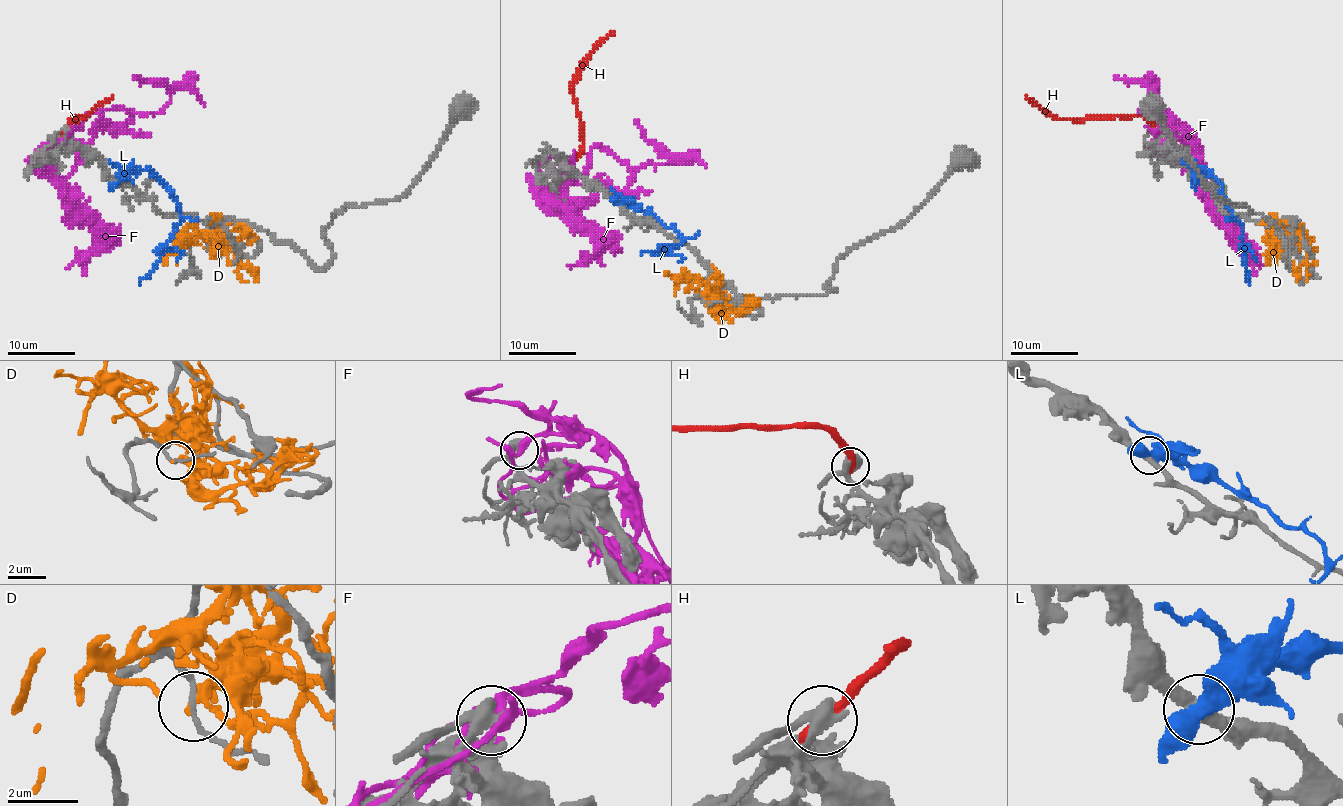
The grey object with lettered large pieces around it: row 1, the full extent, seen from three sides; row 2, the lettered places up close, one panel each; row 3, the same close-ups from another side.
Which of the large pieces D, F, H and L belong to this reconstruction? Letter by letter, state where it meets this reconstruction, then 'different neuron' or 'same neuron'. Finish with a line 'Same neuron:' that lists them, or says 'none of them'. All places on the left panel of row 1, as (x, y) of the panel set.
D: (207, 247) | different neuron
F: (68, 130) | different neuron
H: (66, 130) | different neuron
L: (116, 181) | different neuron
Same neuron: none of them

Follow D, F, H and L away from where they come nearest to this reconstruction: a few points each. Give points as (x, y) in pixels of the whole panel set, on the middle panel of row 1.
D: (708, 304), (713, 299), (711, 296), (697, 293), (677, 276), (665, 272)
F: (569, 162), (564, 191), (579, 206), (567, 217), (554, 211), (569, 213), (598, 249), (567, 265)
H: (567, 161), (583, 146), (572, 80), (586, 58), (615, 32)
L: (618, 201), (638, 206), (679, 233), (681, 244), (677, 247), (643, 250), (640, 255)

